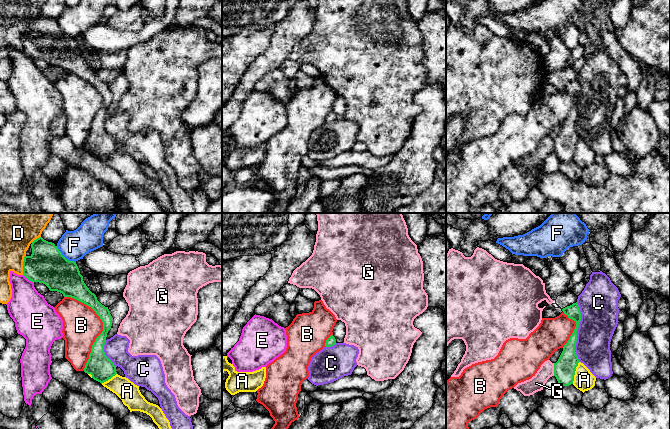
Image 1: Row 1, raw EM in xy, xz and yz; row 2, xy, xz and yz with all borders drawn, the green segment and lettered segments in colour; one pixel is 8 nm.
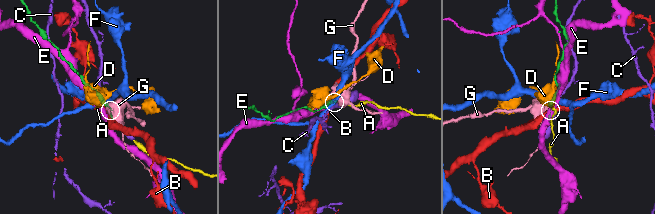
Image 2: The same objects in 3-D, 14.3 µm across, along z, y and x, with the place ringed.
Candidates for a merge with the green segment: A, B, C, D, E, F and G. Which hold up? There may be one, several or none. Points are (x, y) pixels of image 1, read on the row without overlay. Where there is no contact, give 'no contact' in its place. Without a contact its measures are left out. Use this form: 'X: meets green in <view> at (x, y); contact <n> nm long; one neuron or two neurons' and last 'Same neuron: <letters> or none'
A: meets green in yz at (574, 149); contact 190 nm long; two neurons
B: meets green in xy at (103, 102); contact 600 nm long; two neurons
C: meets green in yz at (576, 108); contact 480 nm long; two neurons
D: meets green in xy at (23, 41); contact 160 nm long; two neurons
E: meets green in xy at (28, 55); contact 110 nm long; two neurons
F: meets green in xy at (64, 33); contact 200 nm long; two neurons
G: meets green in yz at (554, 145); contact 100 nm long; two neurons
Same neuron: none

